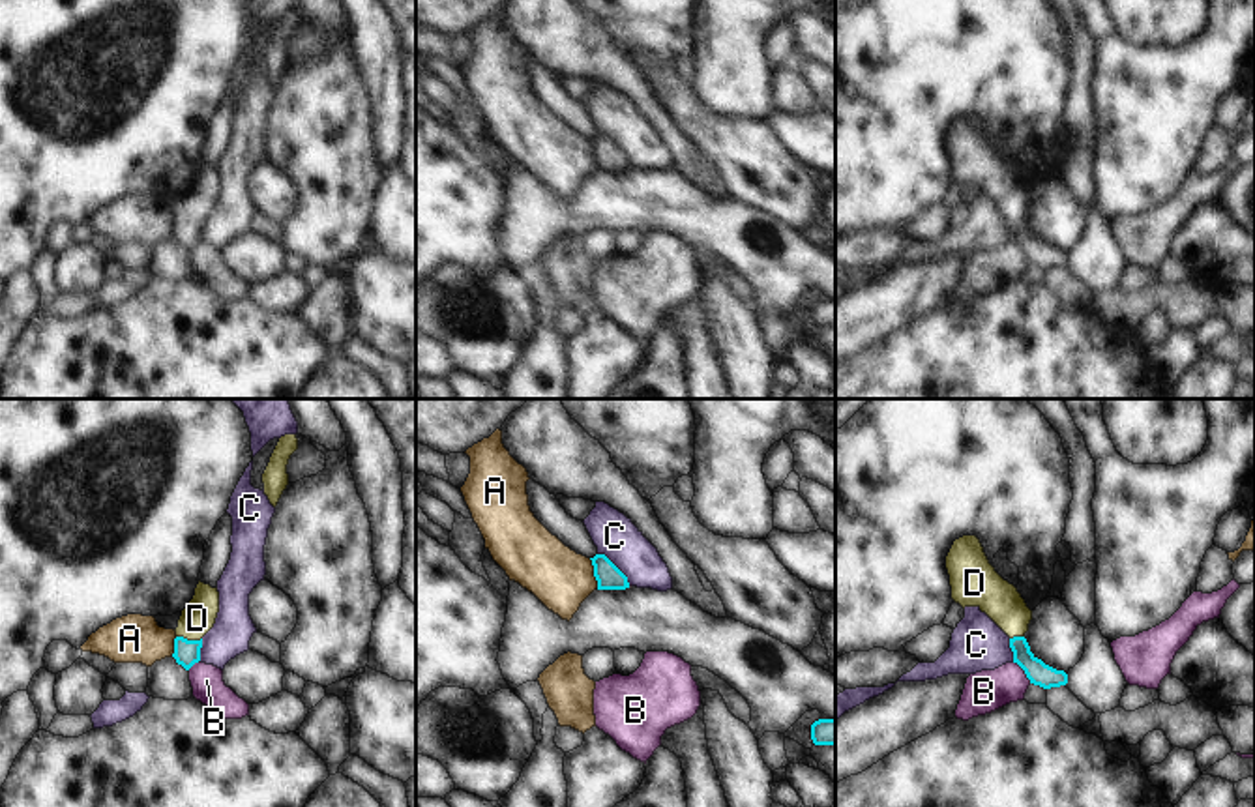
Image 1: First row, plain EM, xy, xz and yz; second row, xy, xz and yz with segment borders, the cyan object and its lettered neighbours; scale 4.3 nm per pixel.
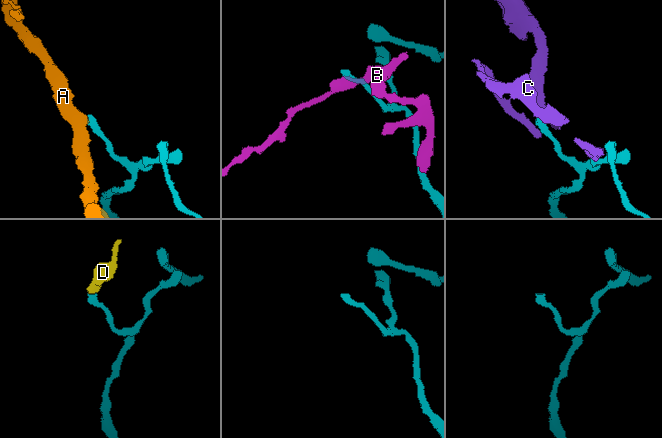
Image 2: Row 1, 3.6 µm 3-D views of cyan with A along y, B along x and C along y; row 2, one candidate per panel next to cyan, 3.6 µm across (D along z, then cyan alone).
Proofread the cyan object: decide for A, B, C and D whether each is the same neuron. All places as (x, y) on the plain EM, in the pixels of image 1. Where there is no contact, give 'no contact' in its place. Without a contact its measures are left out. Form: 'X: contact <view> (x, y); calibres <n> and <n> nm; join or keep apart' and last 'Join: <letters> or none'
A: contact xz (594, 154); calibres 110 and 260 nm; keep apart
B: contact yz (1025, 253); calibres 100 and 180 nm; keep apart
C: contact xz (617, 148); calibres 110 and 190 nm; keep apart
D: contact xy (190, 221); calibres 110 and 150 nm; join
Join: D

